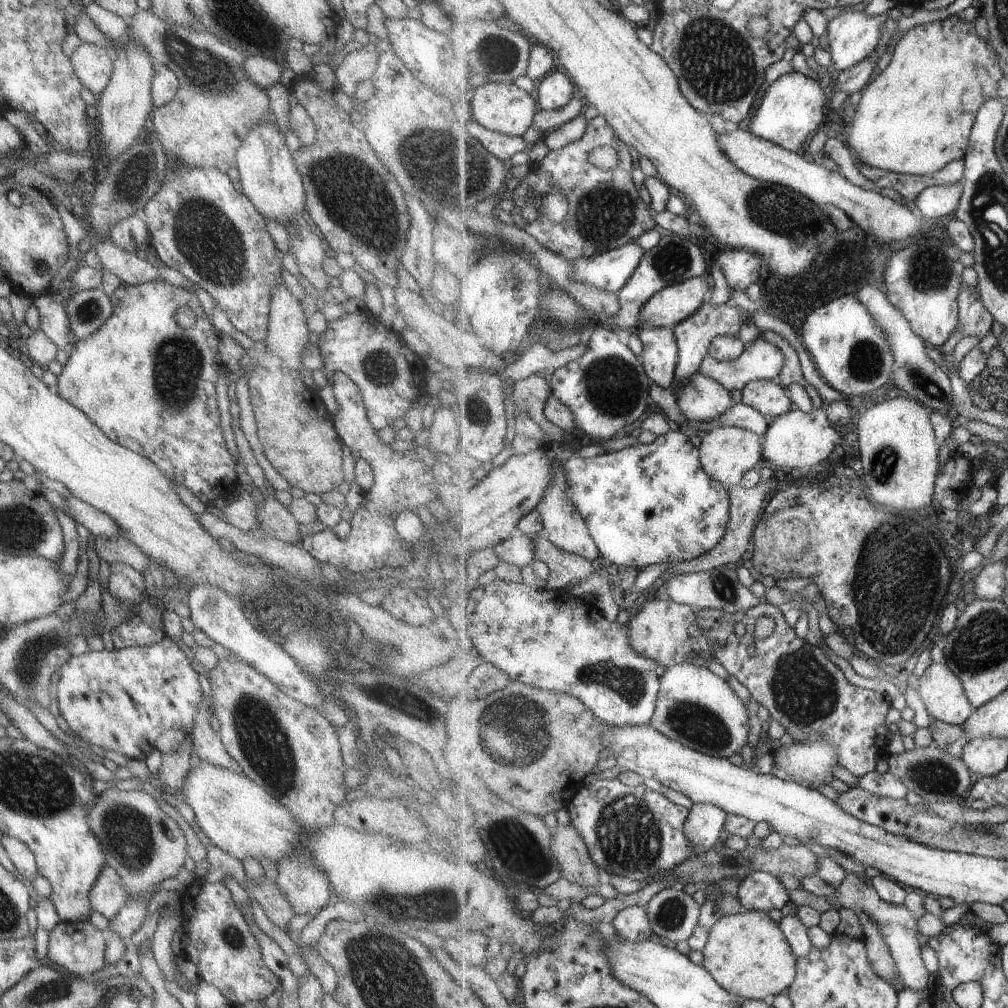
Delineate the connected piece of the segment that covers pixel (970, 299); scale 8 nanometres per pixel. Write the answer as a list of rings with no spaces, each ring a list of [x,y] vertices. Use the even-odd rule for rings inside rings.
[[[965,284],[962,286],[959,308],[961,316],[959,327],[966,336],[977,336],[981,339],[991,332],[994,316],[987,310],[977,289],[971,289]]]

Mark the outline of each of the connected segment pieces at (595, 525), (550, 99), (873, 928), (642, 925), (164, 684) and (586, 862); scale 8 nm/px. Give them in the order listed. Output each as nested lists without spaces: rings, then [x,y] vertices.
[[[679,429],[658,436],[650,445],[639,443],[597,457],[574,454],[564,463],[570,484],[568,495],[587,521],[600,554],[617,566],[639,570],[661,562],[690,561],[717,547],[726,534],[730,492],[703,468],[700,447],[693,446],[689,436]]]
[[[556,68],[538,84],[538,103],[541,109],[563,110],[575,96],[575,83],[562,69]]]
[[[859,918],[859,922],[861,922],[861,929],[863,932],[861,937],[867,943],[868,957],[875,970],[888,981],[895,982],[897,973],[901,980],[897,963],[895,962],[877,923],[874,923],[869,919],[861,918]]]
[[[646,906],[626,907],[612,920],[623,941],[647,941],[653,934]]]
[[[166,635],[157,644],[87,651],[78,656],[70,656],[59,669],[59,680],[54,684],[54,698],[57,700],[59,714],[69,730],[85,743],[113,750],[128,759],[144,761],[153,750],[155,739],[163,731],[180,728],[189,734],[192,729],[205,682],[193,671],[189,661],[185,650],[175,645]]]
[[[571,824],[553,830],[552,849],[566,880],[579,886],[597,886],[604,882],[603,871],[591,858],[588,846]]]

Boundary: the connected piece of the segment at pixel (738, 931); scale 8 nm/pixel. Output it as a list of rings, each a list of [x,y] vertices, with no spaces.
[[[747,911],[723,915],[711,928],[706,947],[702,950],[704,967],[723,988],[743,999],[769,1001],[785,993],[798,975],[798,956],[790,941],[775,922],[763,911]]]

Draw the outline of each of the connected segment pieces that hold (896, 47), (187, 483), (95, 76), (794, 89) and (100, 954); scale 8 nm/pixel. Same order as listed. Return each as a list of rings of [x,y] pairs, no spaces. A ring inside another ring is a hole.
[[[961,14],[951,15],[942,21],[932,21],[917,25],[905,32],[899,40],[891,45],[889,50],[892,58],[887,68],[881,71],[874,80],[869,83],[864,91],[860,102],[854,110],[849,111],[849,122],[847,132],[842,140],[849,150],[853,150],[855,156],[863,163],[867,163],[875,168],[880,168],[889,172],[896,172],[902,175],[932,175],[934,172],[945,168],[947,164],[953,161],[963,159],[970,143],[972,128],[978,116],[978,112],[982,110],[983,105],[991,98],[999,98],[997,90],[999,90],[999,82],[1003,80],[1003,70],[1001,70],[1001,62],[999,52],[996,49],[993,40],[981,38],[975,30],[975,20],[967,20]]]
[[[155,280],[140,285],[121,283],[110,296],[110,303],[112,304],[112,311],[107,317],[107,320],[93,334],[90,334],[83,340],[72,341],[67,363],[62,367],[59,375],[56,376],[56,393],[65,402],[74,406],[75,409],[80,410],[91,423],[99,428],[107,439],[116,445],[132,450],[139,456],[144,456],[147,460],[150,460],[172,483],[176,482],[185,486],[203,504],[208,506],[217,497],[226,500],[233,494],[233,490],[238,484],[236,483],[235,476],[236,462],[229,455],[224,438],[222,437],[220,416],[215,396],[214,382],[218,374],[224,372],[225,366],[219,356],[217,331],[203,313],[197,296],[193,292],[190,293],[180,287],[174,287],[163,280]],[[181,306],[188,306],[193,311],[193,314],[195,314],[195,322],[188,329],[181,329],[175,323],[175,310],[181,308]]]
[[[81,43],[68,58],[77,80],[96,98],[106,87],[112,71],[112,54],[105,47]]]
[[[794,70],[768,86],[749,124],[749,131],[783,148],[796,151],[804,148],[809,136],[825,126],[831,114],[831,108],[827,107],[827,92],[819,79]]]
[[[61,921],[53,925],[48,932],[45,956],[62,967],[65,972],[79,977],[88,976],[104,966],[104,948],[106,947],[106,932],[97,930],[87,921]]]

